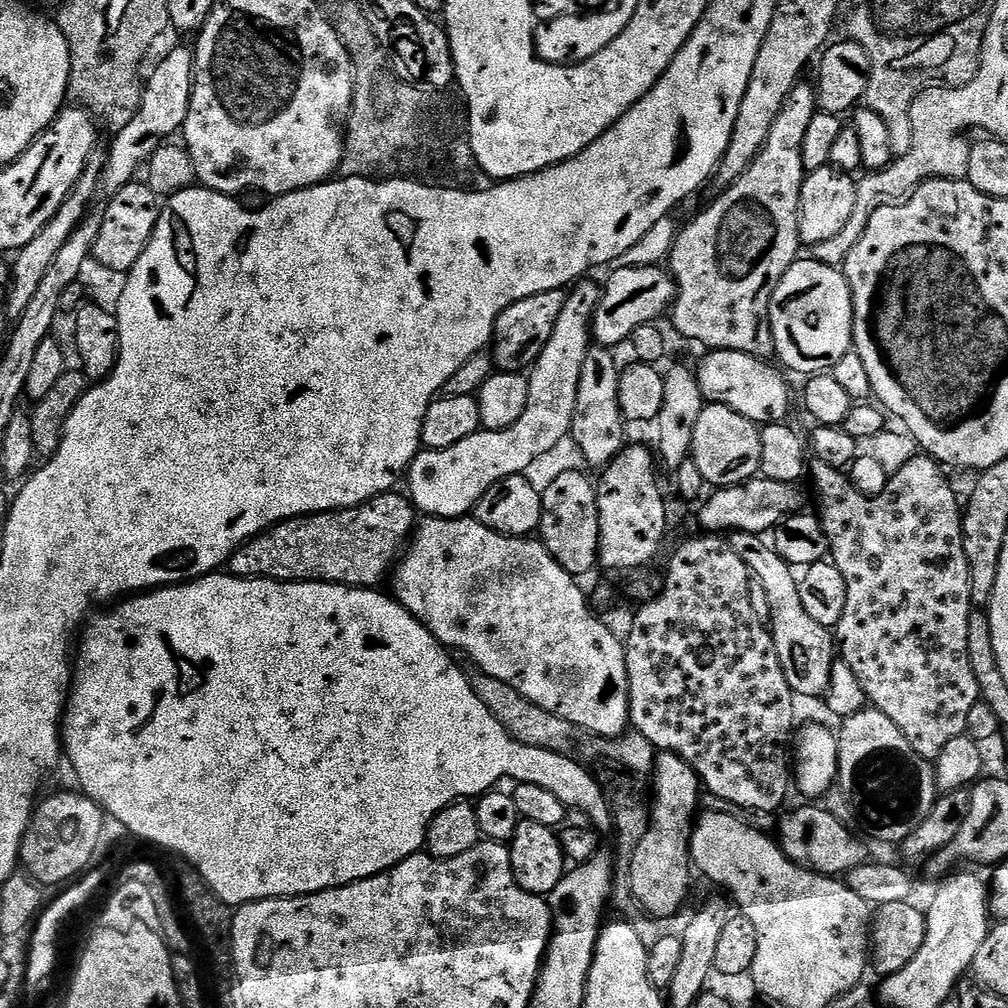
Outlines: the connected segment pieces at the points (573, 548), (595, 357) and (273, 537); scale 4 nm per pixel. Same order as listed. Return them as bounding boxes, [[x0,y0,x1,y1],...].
[[538,472,600,578],[570,346,626,470],[231,490,418,589]]

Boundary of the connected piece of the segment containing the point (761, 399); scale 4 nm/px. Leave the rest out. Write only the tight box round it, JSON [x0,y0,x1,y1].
[695,350,792,426]

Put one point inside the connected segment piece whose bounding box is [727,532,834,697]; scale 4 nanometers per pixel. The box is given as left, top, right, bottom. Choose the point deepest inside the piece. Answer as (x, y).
(805, 650)

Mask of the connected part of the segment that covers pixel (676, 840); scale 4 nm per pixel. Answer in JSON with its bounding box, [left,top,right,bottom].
[626,752,702,922]

